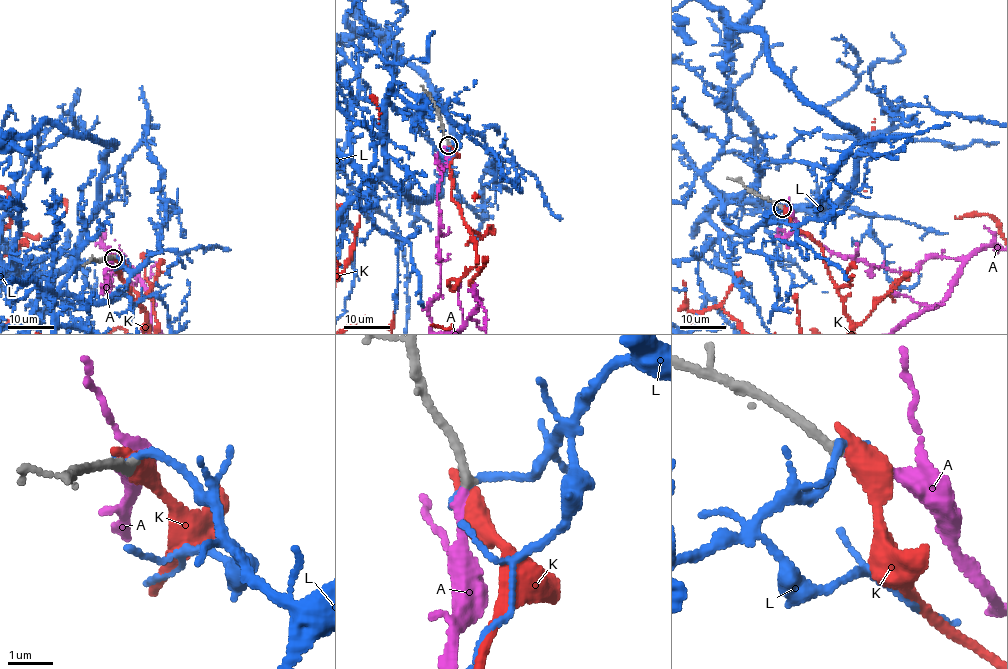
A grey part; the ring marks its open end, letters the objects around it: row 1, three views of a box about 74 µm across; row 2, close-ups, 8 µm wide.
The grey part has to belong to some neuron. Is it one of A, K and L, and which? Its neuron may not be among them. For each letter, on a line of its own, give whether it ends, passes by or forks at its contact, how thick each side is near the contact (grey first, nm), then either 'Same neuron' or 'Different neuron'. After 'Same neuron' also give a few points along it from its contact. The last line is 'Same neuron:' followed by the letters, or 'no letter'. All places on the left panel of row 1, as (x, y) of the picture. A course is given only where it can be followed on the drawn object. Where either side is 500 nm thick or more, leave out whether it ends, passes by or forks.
A: It ends there. Thickness 220 nm (grey) against 220 nm. Same neuron
K: It ends there. Thickness 240 nm (grey) against 440 nm. Different neuron
L: It ends there. Thickness 240 nm (grey) against 240 nm. Different neuron
Same neuron: A

